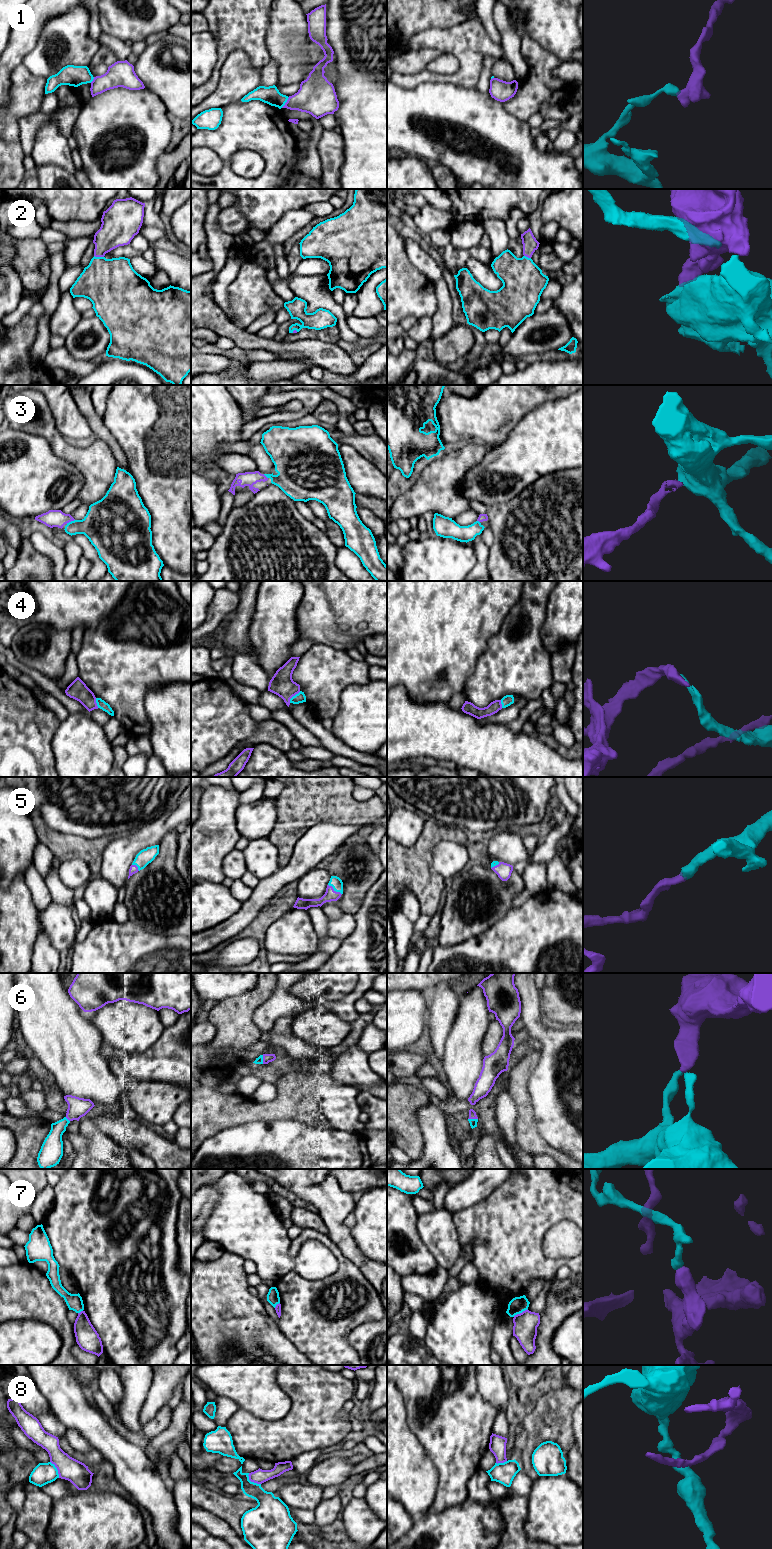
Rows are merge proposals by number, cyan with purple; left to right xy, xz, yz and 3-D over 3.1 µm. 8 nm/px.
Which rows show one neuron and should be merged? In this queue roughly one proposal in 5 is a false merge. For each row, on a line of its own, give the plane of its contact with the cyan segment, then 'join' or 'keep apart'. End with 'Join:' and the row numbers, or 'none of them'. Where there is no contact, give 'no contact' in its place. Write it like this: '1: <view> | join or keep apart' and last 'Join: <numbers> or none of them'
1: xz | keep apart
2: xy | join
3: xy | join
4: xz | join
5: xz | join
6: yz | join
7: yz | keep apart
8: xz | keep apart
Join: 2, 3, 4, 5, 6

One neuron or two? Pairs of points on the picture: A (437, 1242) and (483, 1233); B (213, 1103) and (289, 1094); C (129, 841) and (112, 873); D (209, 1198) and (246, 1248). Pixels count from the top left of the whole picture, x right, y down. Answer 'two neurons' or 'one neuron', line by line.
A: two neurons
B: one neuron
C: one neuron
D: two neurons

